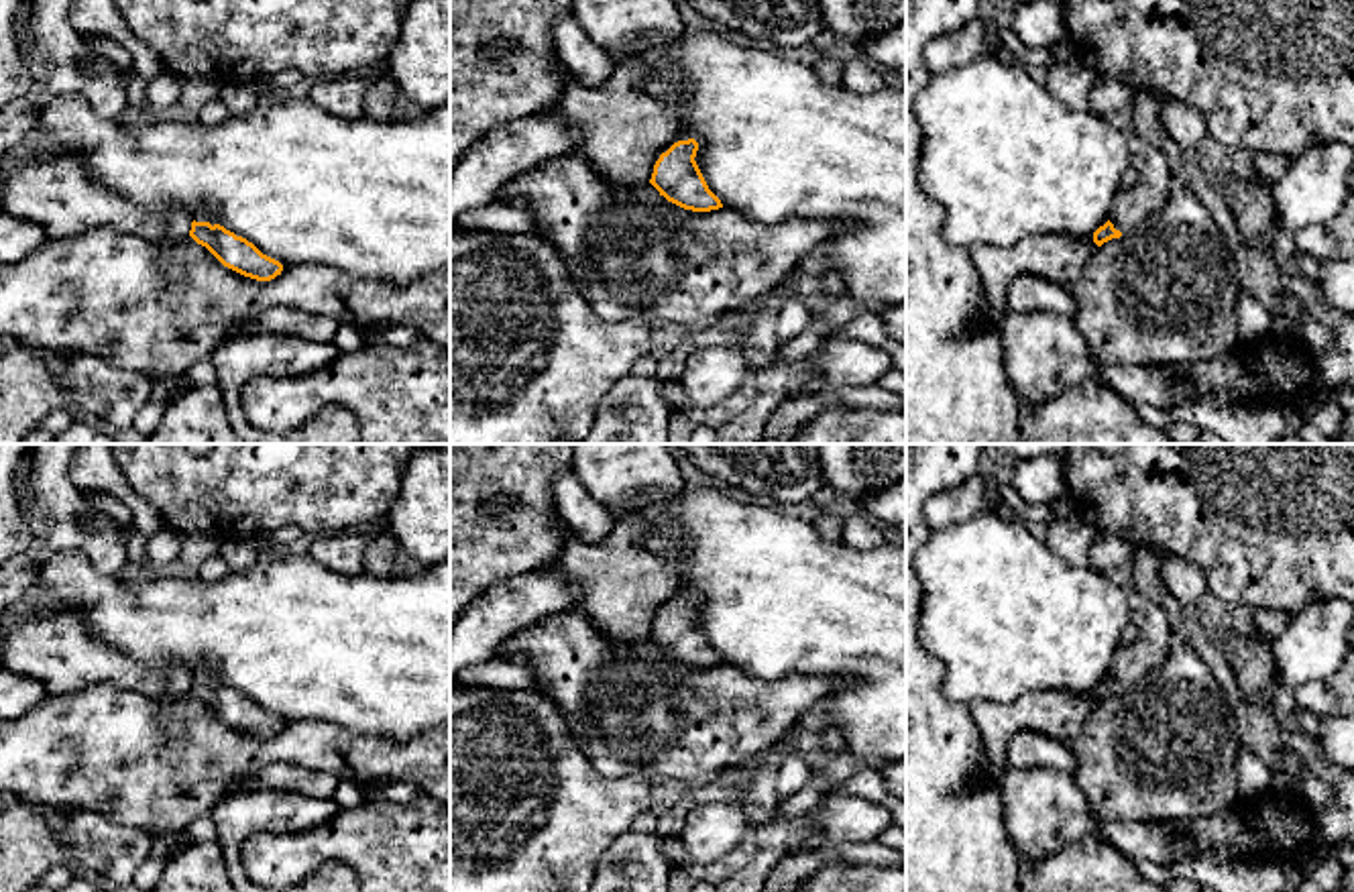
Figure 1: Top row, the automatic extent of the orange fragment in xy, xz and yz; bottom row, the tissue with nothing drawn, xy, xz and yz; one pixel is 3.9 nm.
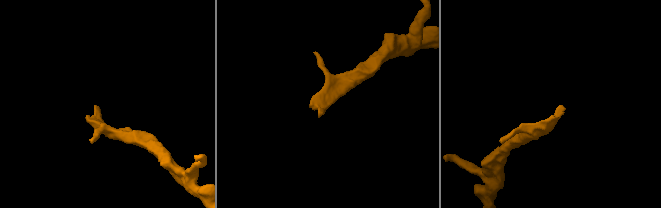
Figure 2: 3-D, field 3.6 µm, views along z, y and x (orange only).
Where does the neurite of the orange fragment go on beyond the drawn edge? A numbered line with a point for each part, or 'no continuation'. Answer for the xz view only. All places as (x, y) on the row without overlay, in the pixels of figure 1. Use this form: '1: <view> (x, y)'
no continuation

